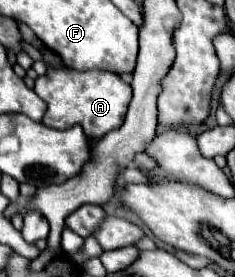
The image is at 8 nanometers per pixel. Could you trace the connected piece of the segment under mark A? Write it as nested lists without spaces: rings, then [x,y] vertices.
[[[46,65],[46,75],[36,79],[34,91],[48,105],[48,111],[42,119],[44,125],[54,129],[68,129],[78,123],[84,127],[84,133],[90,139],[102,139],[108,131],[118,129],[124,121],[130,101],[130,85],[120,75],[98,69],[74,71],[68,67]]]

